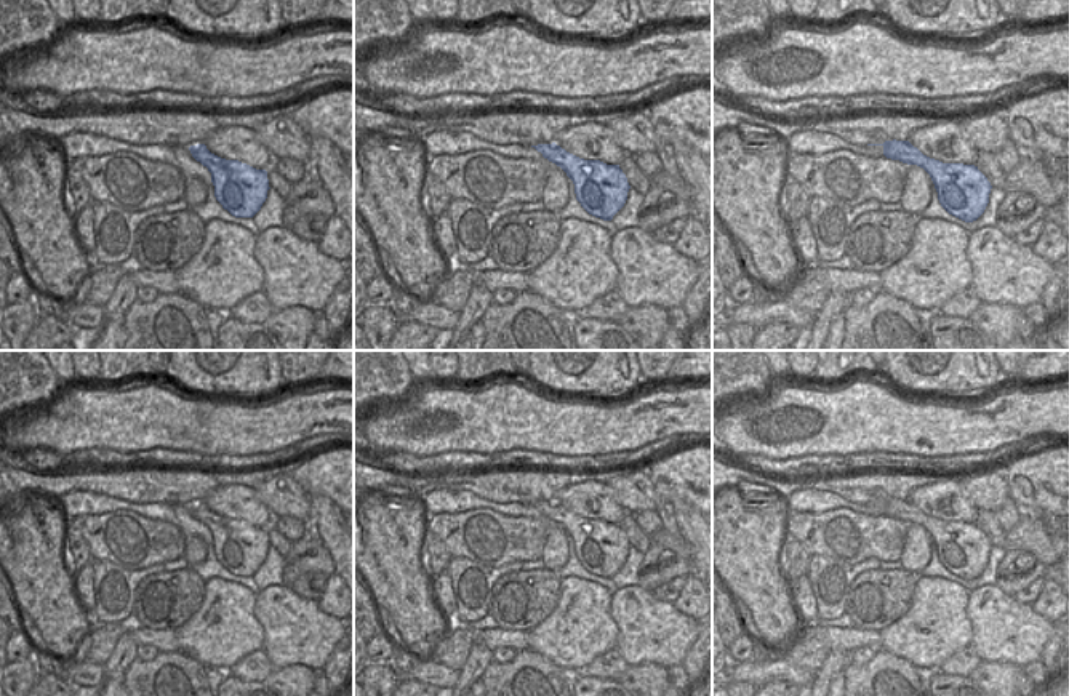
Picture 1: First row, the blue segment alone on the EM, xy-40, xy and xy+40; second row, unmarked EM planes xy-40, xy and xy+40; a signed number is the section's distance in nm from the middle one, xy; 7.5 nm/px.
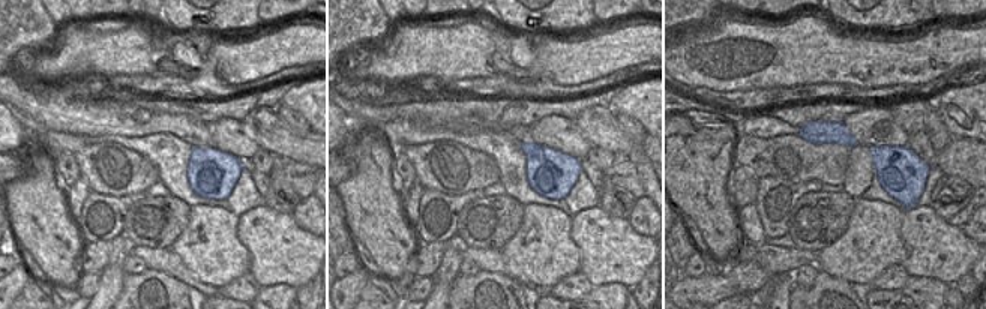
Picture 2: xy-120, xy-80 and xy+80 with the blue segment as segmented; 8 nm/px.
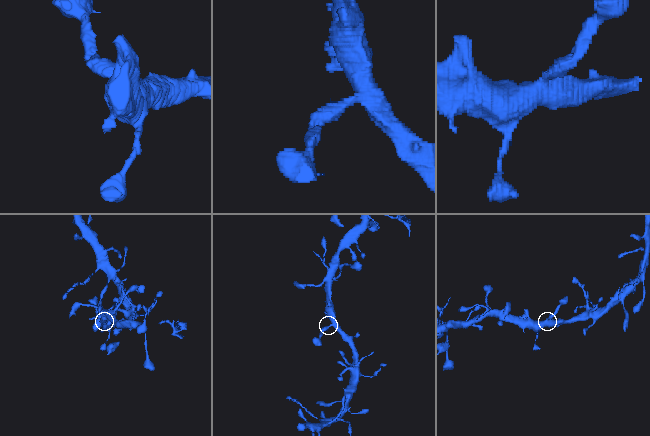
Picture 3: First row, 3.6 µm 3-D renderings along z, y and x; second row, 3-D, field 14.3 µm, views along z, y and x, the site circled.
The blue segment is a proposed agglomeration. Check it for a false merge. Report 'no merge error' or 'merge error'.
no merge error

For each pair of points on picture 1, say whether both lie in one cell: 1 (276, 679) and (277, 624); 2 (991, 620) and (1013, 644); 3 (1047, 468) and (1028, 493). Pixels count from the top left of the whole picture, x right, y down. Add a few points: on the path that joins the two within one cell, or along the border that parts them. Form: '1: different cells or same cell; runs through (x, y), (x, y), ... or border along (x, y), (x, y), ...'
1: different cells; border along (274, 668), (304, 664), (312, 671)
2: same cell; runs through (997, 626), (1008, 637)
3: same cell; runs through (1047, 474), (1034, 487)

